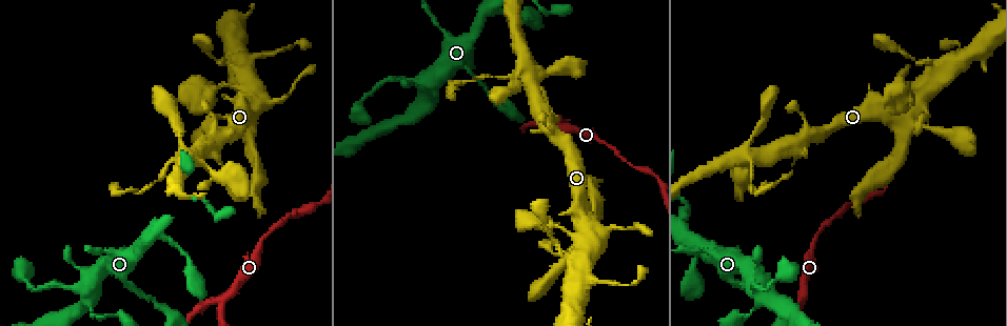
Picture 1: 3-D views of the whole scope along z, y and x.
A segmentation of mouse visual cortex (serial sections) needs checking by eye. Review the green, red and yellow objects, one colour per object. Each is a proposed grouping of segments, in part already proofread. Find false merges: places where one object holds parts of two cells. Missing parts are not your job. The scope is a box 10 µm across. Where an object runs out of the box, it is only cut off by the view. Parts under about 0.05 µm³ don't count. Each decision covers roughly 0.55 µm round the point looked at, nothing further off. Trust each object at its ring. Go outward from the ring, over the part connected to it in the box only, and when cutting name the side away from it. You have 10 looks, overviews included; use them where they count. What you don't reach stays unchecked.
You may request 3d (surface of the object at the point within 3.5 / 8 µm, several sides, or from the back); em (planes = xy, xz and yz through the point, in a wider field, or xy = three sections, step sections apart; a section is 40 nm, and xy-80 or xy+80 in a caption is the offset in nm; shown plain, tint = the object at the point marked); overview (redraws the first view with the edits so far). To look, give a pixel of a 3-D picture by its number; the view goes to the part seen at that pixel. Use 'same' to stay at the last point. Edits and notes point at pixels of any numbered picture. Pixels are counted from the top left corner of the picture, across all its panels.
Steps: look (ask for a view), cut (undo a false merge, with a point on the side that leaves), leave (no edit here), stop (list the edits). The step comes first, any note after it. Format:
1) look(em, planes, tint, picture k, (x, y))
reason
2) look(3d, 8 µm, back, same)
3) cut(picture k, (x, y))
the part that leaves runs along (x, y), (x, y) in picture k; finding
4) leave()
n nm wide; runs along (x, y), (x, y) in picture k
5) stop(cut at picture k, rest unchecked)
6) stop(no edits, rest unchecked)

look(3d, 3.5 µm, picture 1, (220, 298))
three-way junction

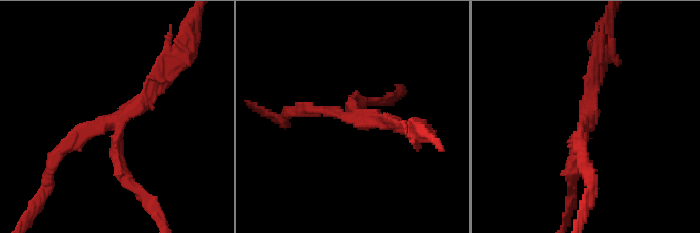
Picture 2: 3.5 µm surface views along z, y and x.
look(em, planes, plain, picture 2, (116, 124))
3 arms; arms of 150, 200, 200 nm; need the tissue

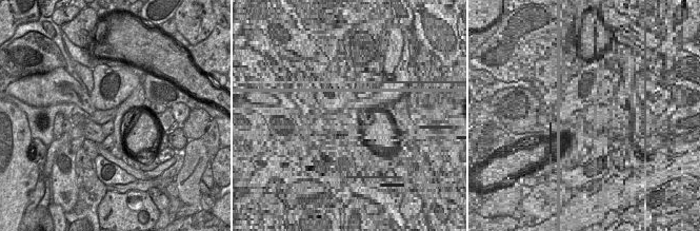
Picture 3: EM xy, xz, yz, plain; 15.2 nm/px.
look(em, planes, tint, same)

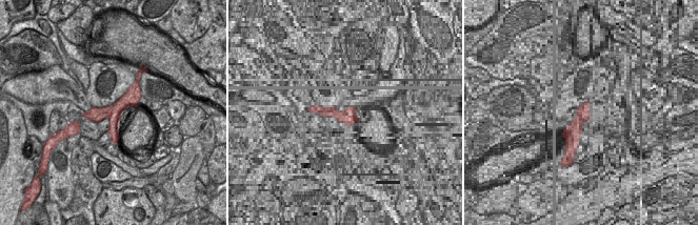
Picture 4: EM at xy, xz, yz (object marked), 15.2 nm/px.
cut(picture 2, (116, 162))
240 nm wide; the part that leaves runs along (118, 129), (118, 171), (137, 183) in picture 2; a second cell is stuck on

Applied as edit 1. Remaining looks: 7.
look(3d, 8 µm, picture 1, (84, 289))
looks like a crossing

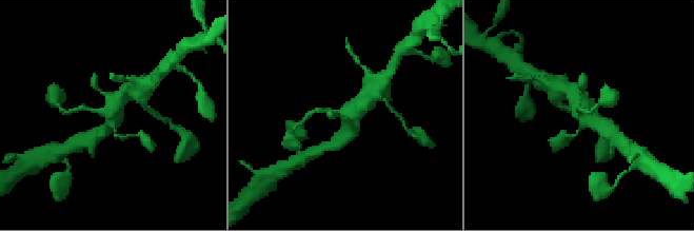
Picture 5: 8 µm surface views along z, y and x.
look(3d, 3.5 µm, back, same)

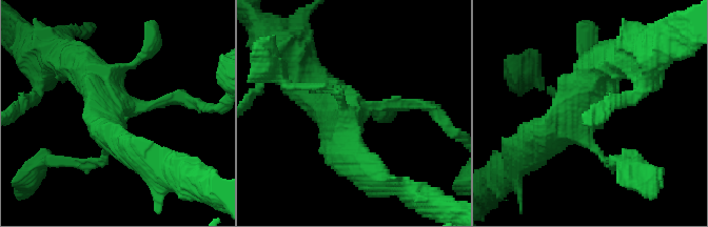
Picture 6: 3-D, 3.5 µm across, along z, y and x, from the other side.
leave()
runs along (617, 56), (534, 146) in picture 6; one cell here

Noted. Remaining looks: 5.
look(em, xy, step 2, tint, picture 1, (174, 243))
thick turns thin

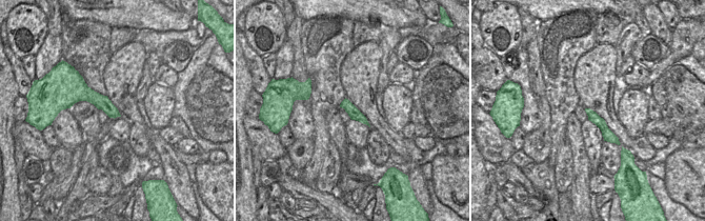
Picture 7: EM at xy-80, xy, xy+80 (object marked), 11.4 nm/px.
look(3d, 3.5 µm, back, same)

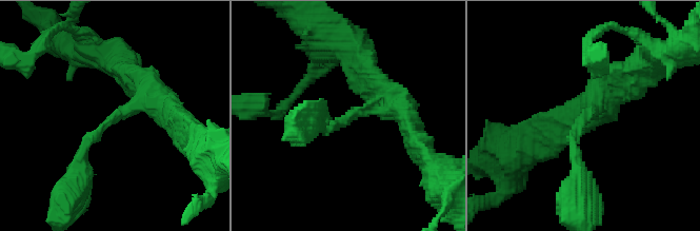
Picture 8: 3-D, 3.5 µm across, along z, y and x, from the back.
leave()
140 nm wide; runs along (75, 95), (89, 95), (116, 114) in picture 7; all the same cell

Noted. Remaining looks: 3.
look(3d, 3.5 µm, picture 1, (920, 103))
narrows sharply

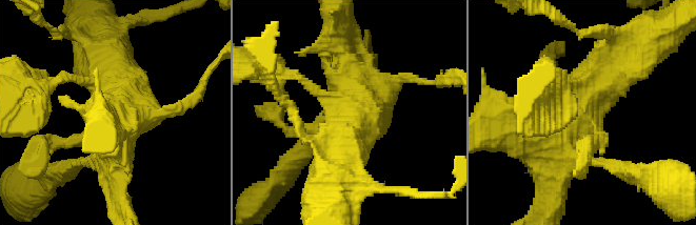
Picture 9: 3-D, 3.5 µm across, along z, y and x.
look(em, planes, tint, picture 9, (588, 119))

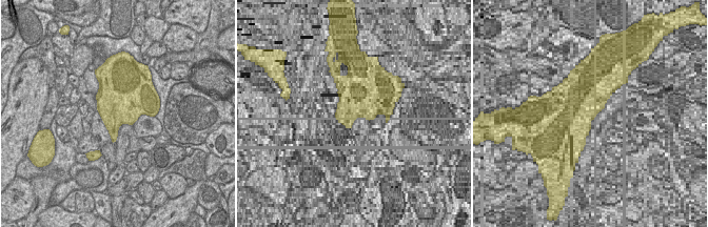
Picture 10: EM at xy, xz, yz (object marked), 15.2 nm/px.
look(em, xy, step 1, tint, same)

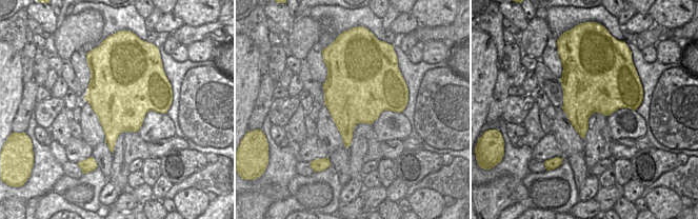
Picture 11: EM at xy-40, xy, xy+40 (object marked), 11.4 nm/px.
leave()
runs along (520, 129), (553, 133), (622, 55) in picture 9; all the same cell

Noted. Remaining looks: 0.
stop(cut at picture 2, rest unchecked)

